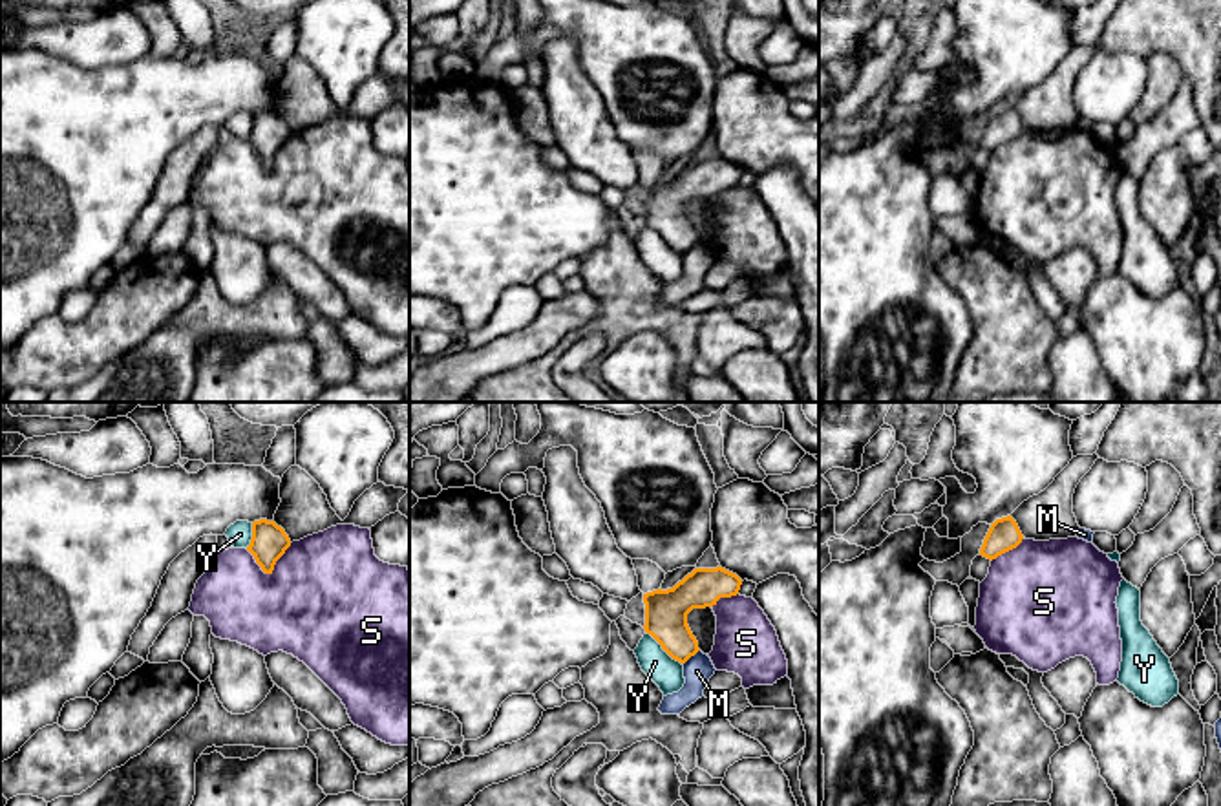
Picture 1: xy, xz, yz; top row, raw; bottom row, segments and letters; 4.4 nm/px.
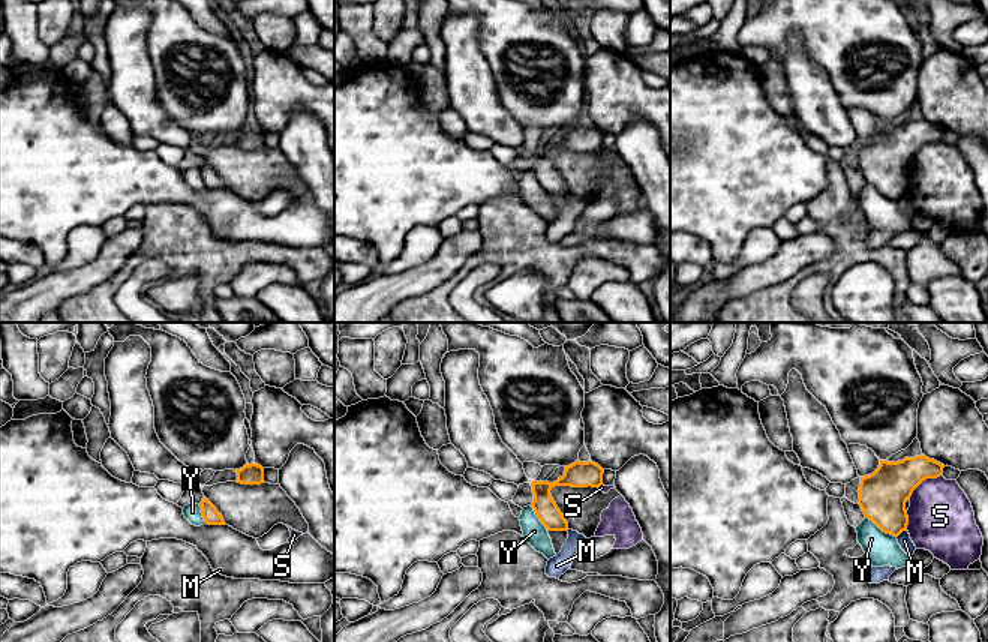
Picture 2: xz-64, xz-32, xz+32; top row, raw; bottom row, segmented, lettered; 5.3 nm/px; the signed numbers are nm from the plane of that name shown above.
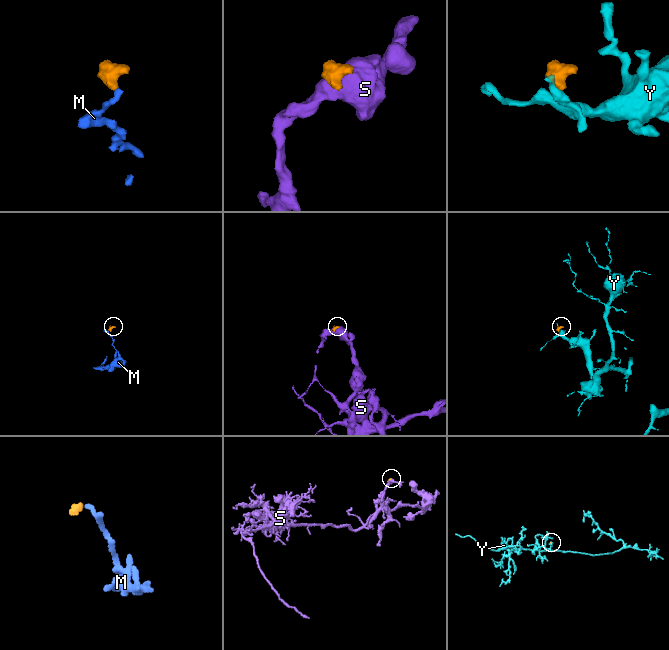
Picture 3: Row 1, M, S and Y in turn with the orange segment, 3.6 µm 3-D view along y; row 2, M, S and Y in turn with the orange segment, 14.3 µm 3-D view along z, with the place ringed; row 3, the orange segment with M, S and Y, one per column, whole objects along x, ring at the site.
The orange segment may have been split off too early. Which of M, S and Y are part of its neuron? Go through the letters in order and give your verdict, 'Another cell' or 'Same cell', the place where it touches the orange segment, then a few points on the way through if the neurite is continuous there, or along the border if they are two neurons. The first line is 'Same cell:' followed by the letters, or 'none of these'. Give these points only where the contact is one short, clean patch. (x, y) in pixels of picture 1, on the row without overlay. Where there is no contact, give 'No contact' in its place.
Same cell: none of these
M: Another cell. Touches orange at xz (690, 247). Boundary: xz (699, 240), (682, 254)
S: Another cell. Touches orange at xy (269, 163)
Y: Another cell. Touches orange at xz (664, 240). Boundary: xz (646, 222), (680, 254)

